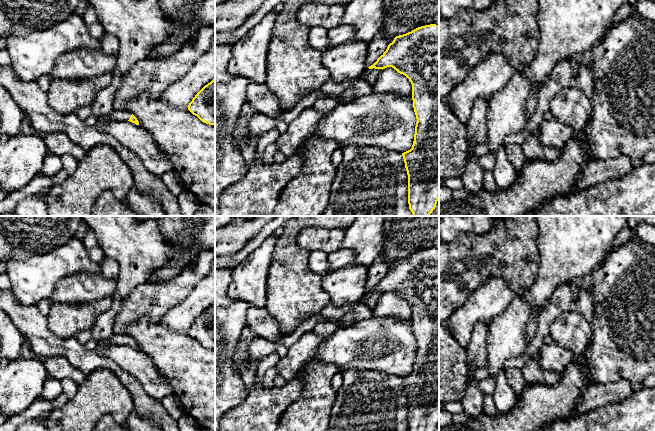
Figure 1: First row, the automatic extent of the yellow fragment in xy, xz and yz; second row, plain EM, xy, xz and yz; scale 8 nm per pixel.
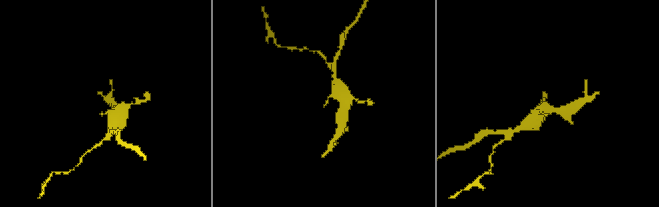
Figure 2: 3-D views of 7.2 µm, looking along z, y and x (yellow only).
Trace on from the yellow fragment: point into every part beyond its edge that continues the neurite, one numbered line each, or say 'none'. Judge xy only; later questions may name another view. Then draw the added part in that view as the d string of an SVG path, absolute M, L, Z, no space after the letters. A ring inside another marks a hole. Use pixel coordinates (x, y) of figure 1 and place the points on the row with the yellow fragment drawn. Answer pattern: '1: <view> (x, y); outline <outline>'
1: xy (116, 115); outline M113 110L106 115L98 116L95 122L99 125L105 125L112 122L128 121L132 113L126 110Z

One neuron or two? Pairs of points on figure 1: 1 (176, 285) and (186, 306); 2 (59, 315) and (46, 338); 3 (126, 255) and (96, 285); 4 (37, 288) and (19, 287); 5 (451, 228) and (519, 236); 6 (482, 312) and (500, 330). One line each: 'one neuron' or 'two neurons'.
1: two neurons
2: two neurons
3: two neurons
4: one neuron
5: two neurons
6: two neurons

